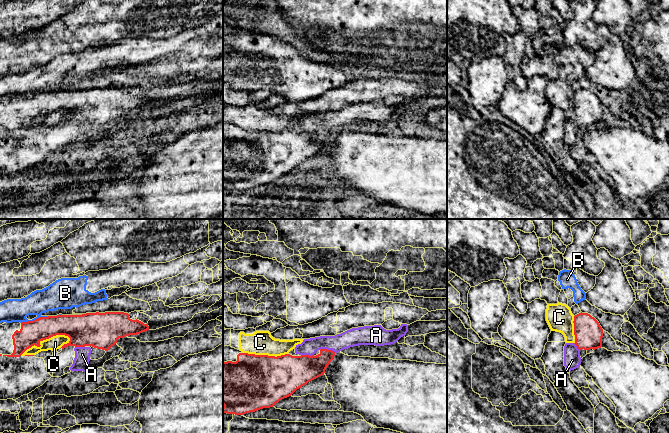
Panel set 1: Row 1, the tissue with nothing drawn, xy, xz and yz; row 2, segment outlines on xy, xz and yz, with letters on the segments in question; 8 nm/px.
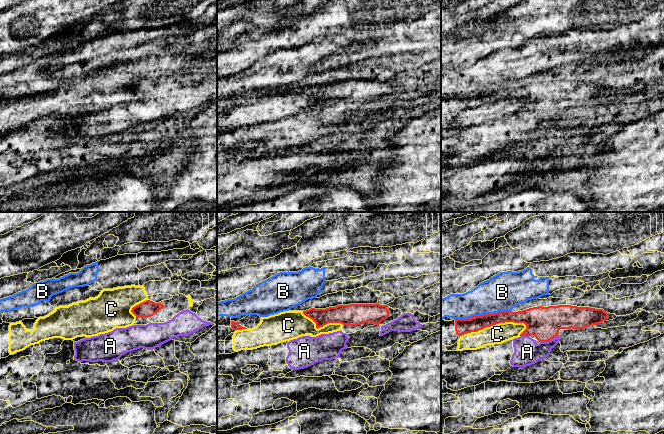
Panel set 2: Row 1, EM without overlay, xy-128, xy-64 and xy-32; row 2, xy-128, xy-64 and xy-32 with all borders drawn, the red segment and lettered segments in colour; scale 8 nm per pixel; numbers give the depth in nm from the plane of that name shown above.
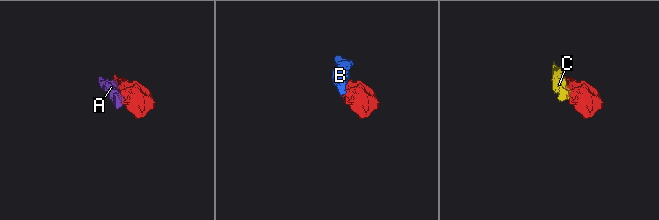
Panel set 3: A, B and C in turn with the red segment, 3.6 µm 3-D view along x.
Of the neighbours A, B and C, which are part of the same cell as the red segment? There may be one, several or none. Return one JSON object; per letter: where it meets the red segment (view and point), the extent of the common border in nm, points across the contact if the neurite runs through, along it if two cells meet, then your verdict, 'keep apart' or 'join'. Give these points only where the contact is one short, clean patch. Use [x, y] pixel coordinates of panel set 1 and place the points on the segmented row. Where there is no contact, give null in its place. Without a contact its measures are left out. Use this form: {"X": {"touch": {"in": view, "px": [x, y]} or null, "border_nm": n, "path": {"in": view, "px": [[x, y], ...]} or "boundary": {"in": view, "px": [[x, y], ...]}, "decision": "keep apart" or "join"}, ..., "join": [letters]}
{"A": {"touch": {"in": "xz", "px": [326, 349]}, "border_nm": 140, "decision": "join"}, "B": {"touch": {"in": "xy", "px": [35, 319]}, "border_nm": 240, "boundary": {"in": "xy", "px": [[48, 316], [40, 316], [21, 323]]}, "decision": "keep apart"}, "C": {"touch": {"in": "xy", "px": [43, 339]}, "border_nm": 440, "decision": "keep apart"}, "join": ["A"]}

